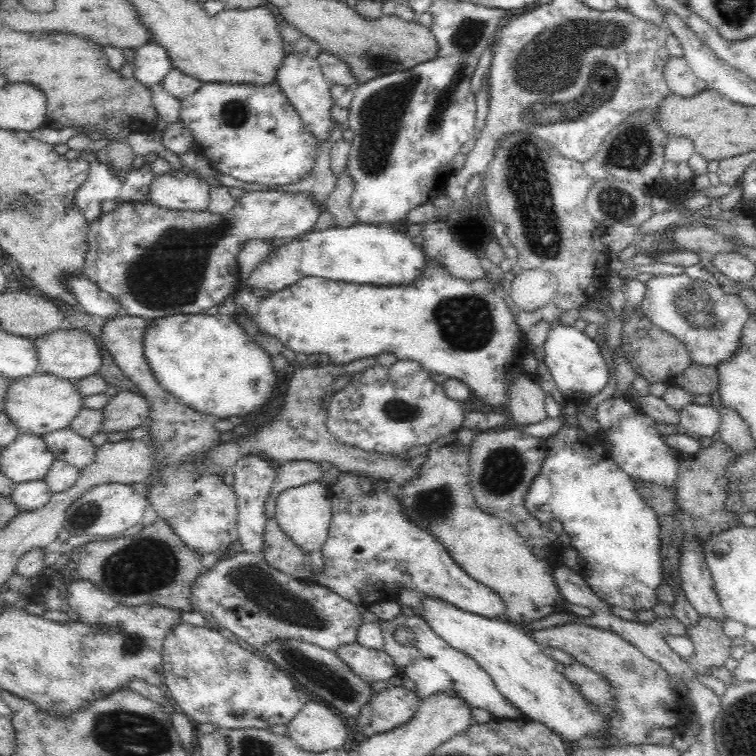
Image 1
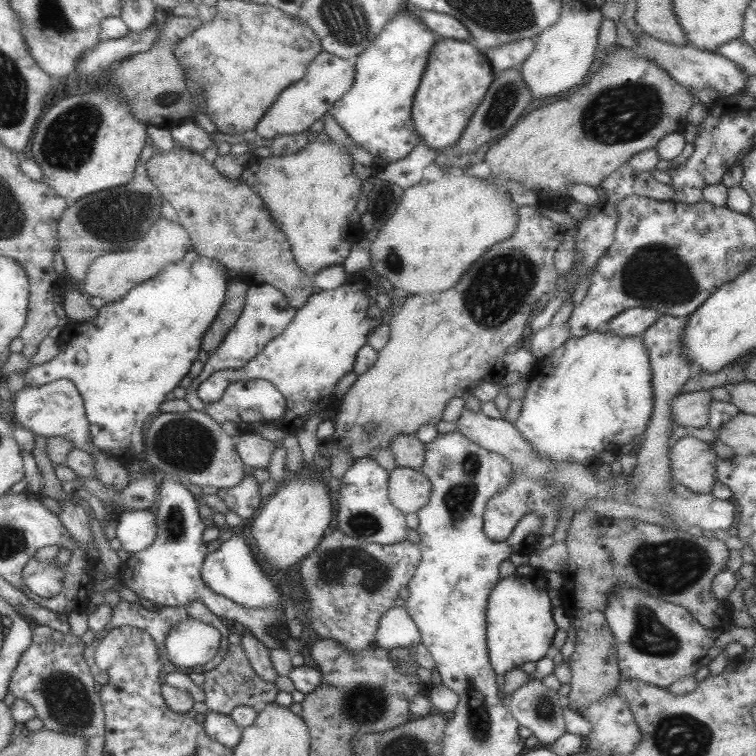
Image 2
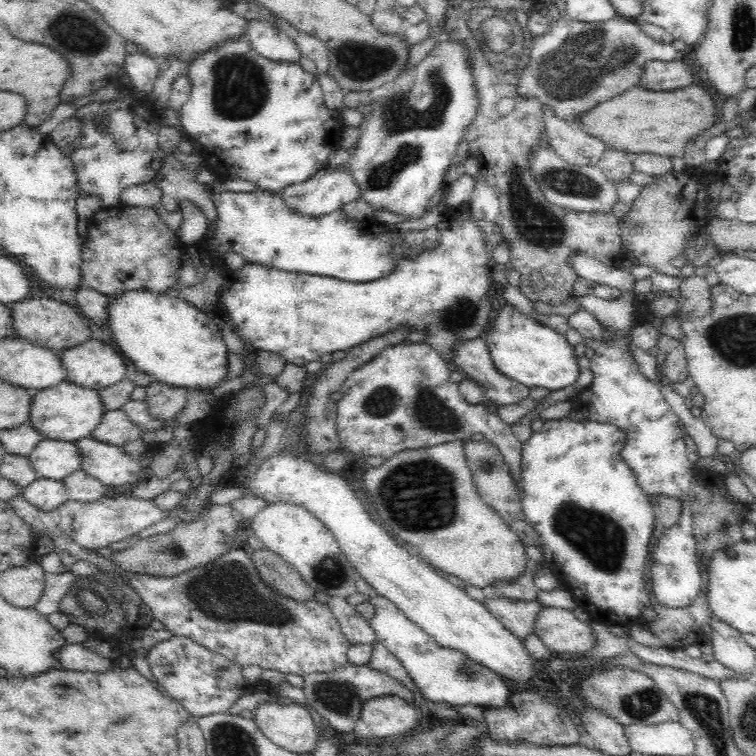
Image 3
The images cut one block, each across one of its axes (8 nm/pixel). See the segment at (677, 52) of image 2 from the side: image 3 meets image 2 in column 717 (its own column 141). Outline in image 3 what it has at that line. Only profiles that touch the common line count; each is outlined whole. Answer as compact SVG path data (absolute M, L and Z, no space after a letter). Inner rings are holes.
M146 53L128 54L122 65L133 83L134 90L148 96L152 94L158 76L158 61L155 58Z

